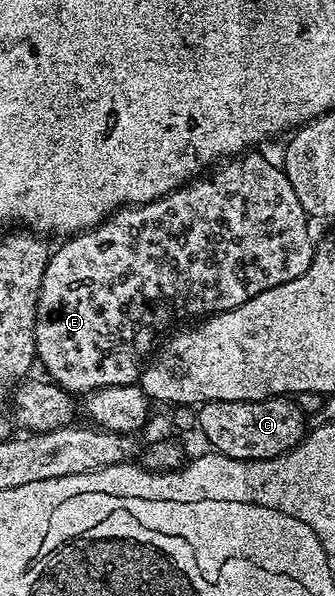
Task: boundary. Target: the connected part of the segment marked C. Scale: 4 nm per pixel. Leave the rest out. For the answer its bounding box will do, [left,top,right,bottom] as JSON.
[198,396,309,460]

